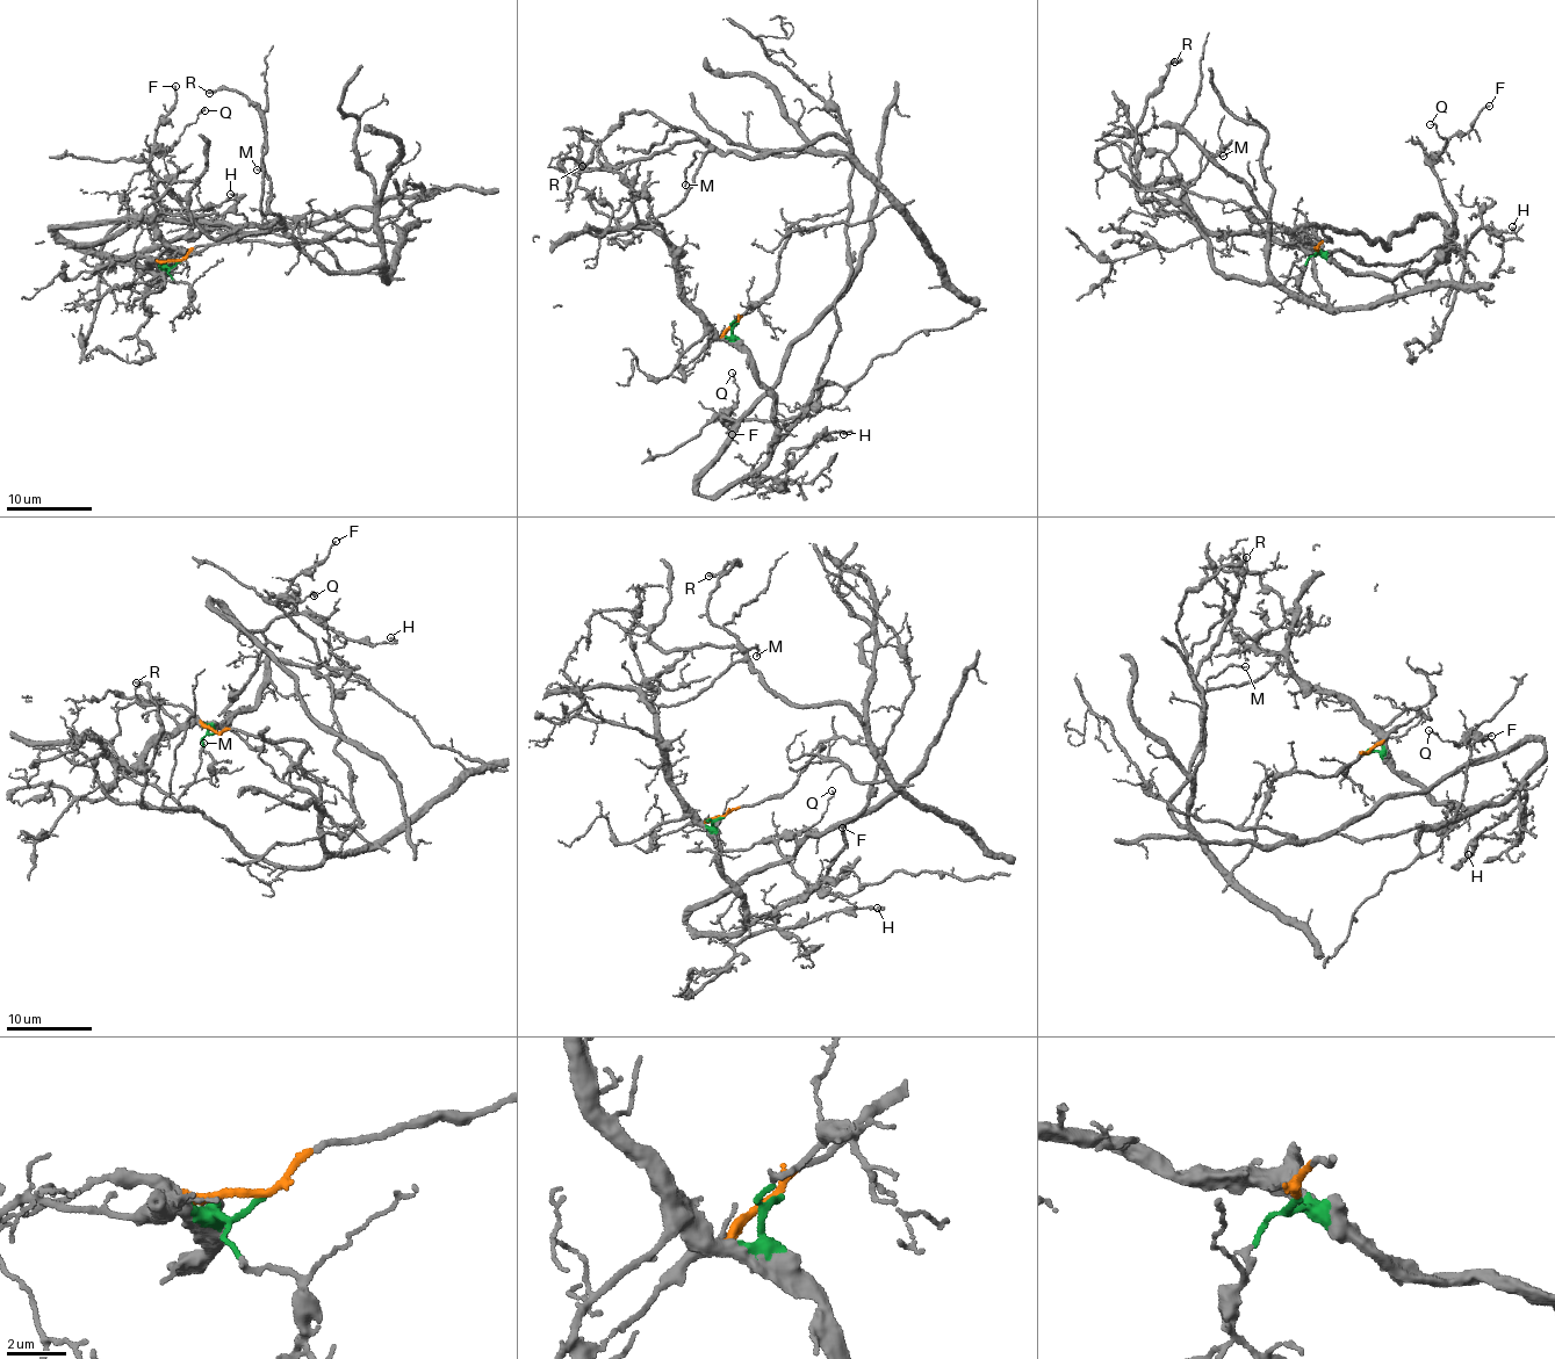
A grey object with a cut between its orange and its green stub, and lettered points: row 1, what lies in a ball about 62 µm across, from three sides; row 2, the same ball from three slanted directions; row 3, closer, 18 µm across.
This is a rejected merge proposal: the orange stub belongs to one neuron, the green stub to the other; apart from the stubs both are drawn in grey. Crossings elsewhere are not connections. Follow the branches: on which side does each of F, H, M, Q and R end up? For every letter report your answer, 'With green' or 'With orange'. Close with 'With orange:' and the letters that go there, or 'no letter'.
F: With green
H: With green
M: With orange
Q: With green
R: With orange
With orange: M, R

